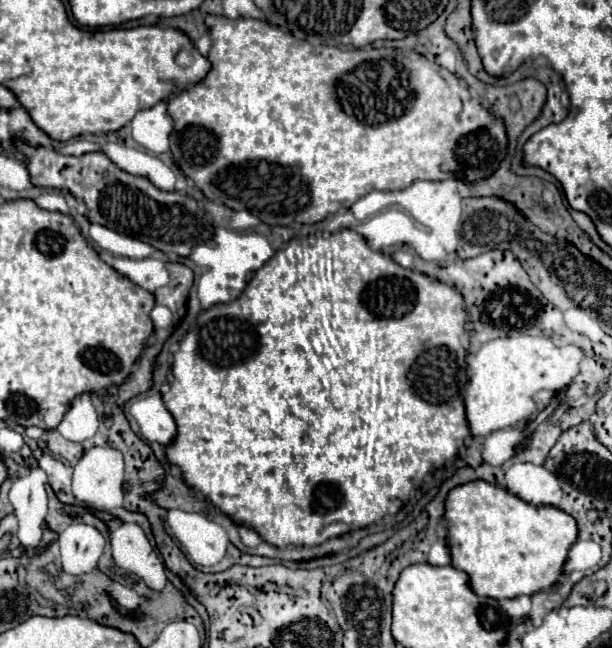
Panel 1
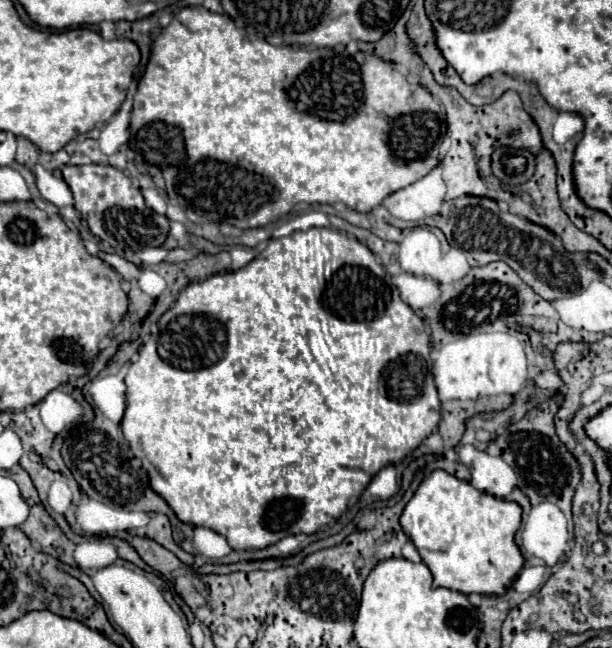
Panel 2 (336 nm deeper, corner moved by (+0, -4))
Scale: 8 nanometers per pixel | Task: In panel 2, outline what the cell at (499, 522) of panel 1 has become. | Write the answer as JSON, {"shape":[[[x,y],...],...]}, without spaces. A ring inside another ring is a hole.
{"shape":[[[444,470],[430,472],[406,504],[400,526],[404,528],[404,534],[410,536],[412,544],[420,552],[422,562],[430,568],[434,586],[442,586],[448,590],[456,590],[462,594],[504,594],[508,584],[516,578],[520,568],[524,566],[524,558],[514,542],[514,534],[520,528],[522,510],[516,502],[508,502],[496,496],[488,496],[476,488],[472,488],[468,482],[458,480],[450,476]]]}

